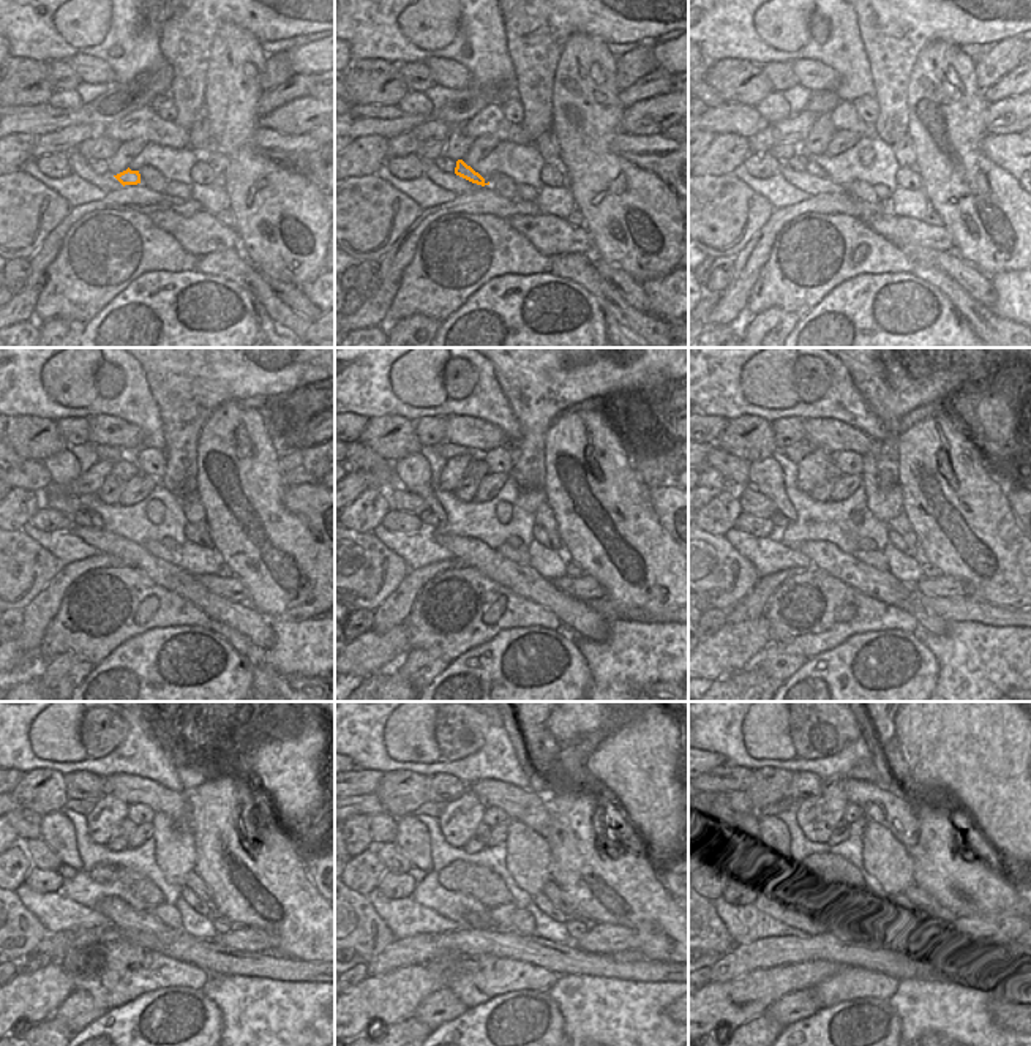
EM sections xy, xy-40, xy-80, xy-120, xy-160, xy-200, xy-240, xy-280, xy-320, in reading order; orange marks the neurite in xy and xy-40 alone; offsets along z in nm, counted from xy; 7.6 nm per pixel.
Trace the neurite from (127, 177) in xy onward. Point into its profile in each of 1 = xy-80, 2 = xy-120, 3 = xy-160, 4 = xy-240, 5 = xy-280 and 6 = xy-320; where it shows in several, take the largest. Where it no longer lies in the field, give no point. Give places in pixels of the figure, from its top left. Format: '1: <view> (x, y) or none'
1: xy-80 (815, 169)
2: xy-120 (97, 520)
3: xy-160 (412, 473)
4: xy-240 (56, 830)
5: xy-280 (412, 838)
6: xy-320 (766, 841)

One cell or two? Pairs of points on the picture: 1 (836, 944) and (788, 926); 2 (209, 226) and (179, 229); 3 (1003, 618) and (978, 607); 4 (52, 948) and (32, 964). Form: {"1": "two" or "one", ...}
{"1": "two", "2": "one", "3": "one", "4": "one"}

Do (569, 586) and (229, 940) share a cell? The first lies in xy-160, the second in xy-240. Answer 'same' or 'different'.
same

